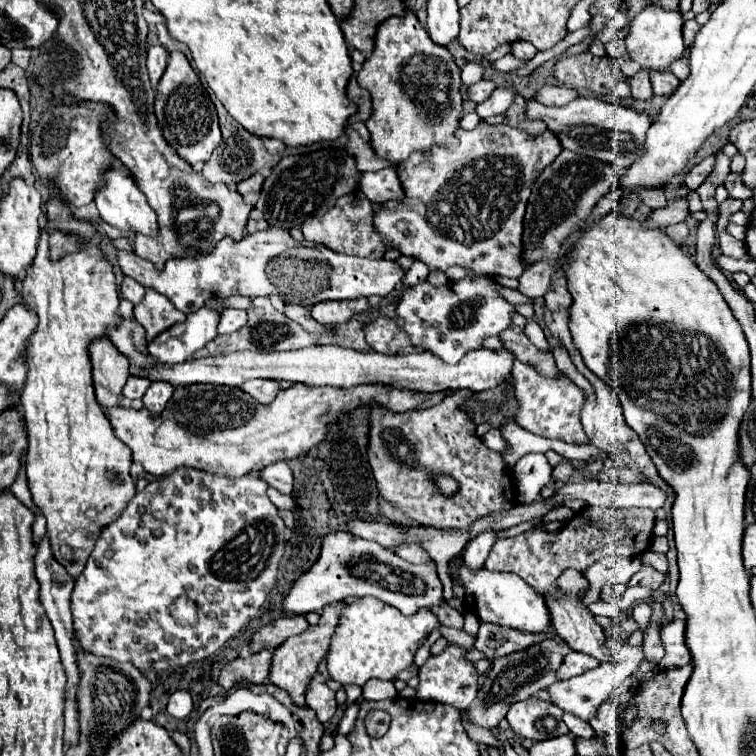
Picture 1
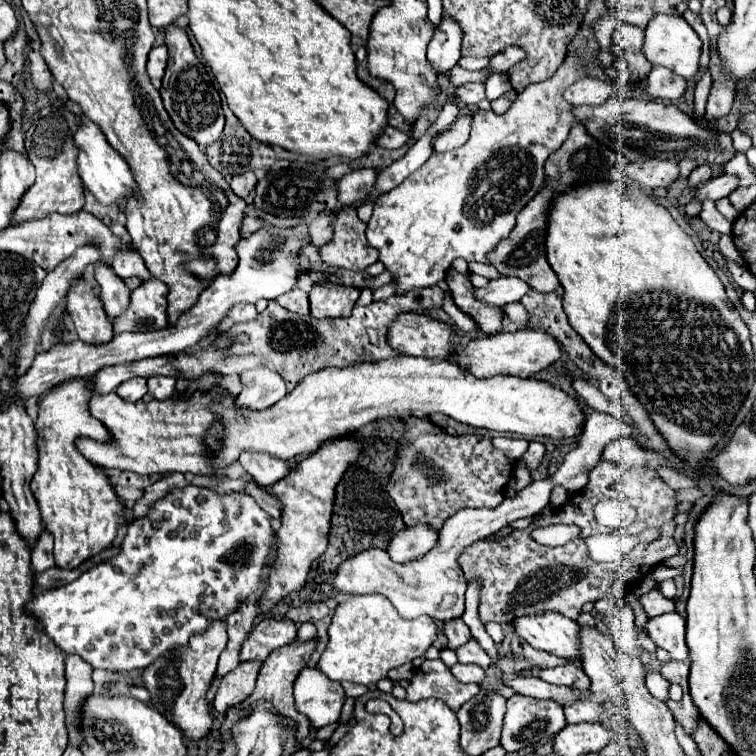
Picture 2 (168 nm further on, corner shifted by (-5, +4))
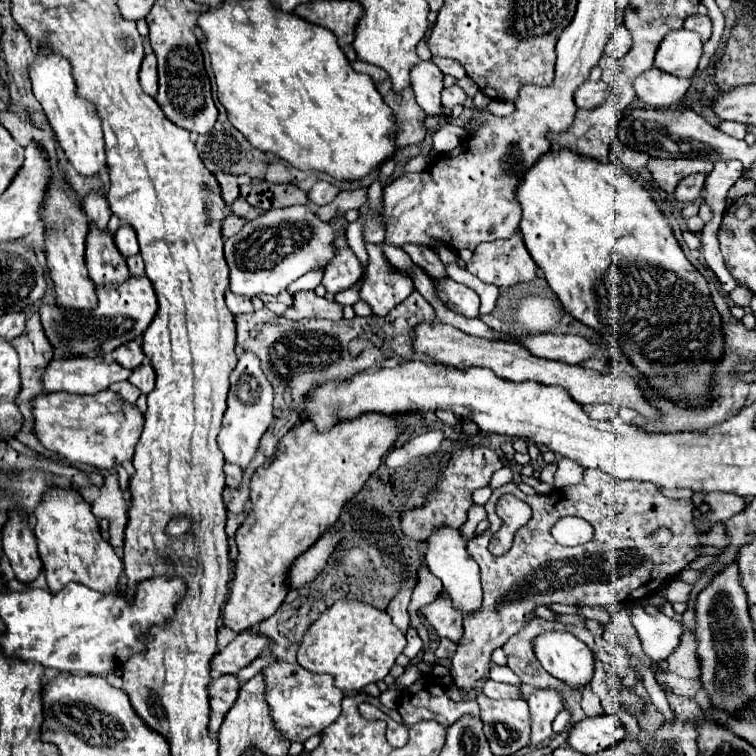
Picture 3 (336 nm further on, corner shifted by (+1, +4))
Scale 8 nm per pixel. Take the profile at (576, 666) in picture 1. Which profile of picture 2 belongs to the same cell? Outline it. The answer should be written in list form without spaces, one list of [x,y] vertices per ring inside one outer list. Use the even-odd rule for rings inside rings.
[[[568,662],[566,666],[542,670],[542,672],[540,672],[540,678],[542,678],[544,682],[558,684],[558,686],[572,686],[572,688],[576,688],[576,690],[586,690],[586,688],[590,688],[588,676],[576,666],[576,662]]]

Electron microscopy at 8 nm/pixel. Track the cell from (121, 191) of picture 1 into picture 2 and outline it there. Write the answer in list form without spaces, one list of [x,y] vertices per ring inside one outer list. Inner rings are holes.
[[[84,114],[80,116],[80,126],[74,132],[74,144],[78,146],[78,174],[84,182],[84,186],[102,202],[102,204],[112,204],[116,202],[122,206],[126,202],[126,196],[136,190],[132,172],[126,164],[126,160],[106,142],[102,130],[98,124],[94,124],[90,118]]]

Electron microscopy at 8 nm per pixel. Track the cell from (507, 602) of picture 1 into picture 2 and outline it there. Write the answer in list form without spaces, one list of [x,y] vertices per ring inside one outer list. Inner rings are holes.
[[[546,612],[516,618],[512,630],[520,634],[532,648],[566,658],[568,662],[580,660],[580,624],[576,620],[556,612]]]

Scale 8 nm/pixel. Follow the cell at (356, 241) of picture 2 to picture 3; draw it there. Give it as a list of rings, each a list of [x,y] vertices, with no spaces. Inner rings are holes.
[[[344,230],[338,232],[334,250],[336,250],[336,254],[328,262],[328,268],[324,270],[322,284],[326,286],[328,292],[338,294],[338,292],[350,288],[352,284],[356,284],[362,278],[362,264],[356,258],[356,254],[350,250]]]

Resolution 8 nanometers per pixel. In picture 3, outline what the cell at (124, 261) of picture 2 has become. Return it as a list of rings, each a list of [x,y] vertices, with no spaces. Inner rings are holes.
[[[126,224],[120,226],[118,232],[114,234],[114,242],[116,242],[116,248],[120,250],[120,254],[124,258],[138,254],[138,240],[136,240],[136,234],[130,226],[126,226]]]

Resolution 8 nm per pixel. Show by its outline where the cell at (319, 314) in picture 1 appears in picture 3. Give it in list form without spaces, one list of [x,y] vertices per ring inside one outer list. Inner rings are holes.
[[[314,290],[308,292],[296,292],[294,294],[294,304],[284,312],[284,318],[290,320],[300,320],[300,318],[326,318],[338,322],[342,318],[342,304],[334,300],[326,300],[318,296]]]

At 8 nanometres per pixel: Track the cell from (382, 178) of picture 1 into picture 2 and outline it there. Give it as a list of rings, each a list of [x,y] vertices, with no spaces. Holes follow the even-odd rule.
[[[362,168],[344,174],[338,180],[338,202],[346,206],[350,202],[364,198],[374,188],[374,182],[376,182],[376,170],[372,168]]]

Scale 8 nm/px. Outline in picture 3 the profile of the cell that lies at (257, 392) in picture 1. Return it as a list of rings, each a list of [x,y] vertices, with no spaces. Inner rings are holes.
[[[250,352],[240,354],[238,364],[230,376],[230,384],[232,384],[232,392],[228,394],[228,410],[222,420],[218,444],[220,444],[220,450],[224,452],[226,462],[238,464],[242,470],[246,470],[258,452],[260,438],[264,436],[264,432],[272,422],[274,392],[272,392],[272,384],[268,382],[266,374],[260,368],[260,360]]]

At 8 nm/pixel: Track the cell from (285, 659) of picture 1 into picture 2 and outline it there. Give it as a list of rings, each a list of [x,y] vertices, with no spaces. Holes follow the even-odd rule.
[[[312,640],[312,642],[302,642],[302,644],[300,644],[300,642],[292,642],[292,644],[288,644],[288,646],[282,646],[282,648],[274,650],[274,652],[268,656],[268,660],[262,664],[262,668],[260,668],[260,672],[258,672],[256,688],[254,688],[252,696],[248,696],[246,702],[240,704],[240,710],[246,712],[252,704],[256,704],[256,702],[260,702],[260,700],[268,700],[268,702],[272,702],[272,706],[274,706],[274,710],[276,710],[278,716],[294,720],[296,738],[298,738],[298,742],[304,742],[304,740],[308,738],[308,734],[310,734],[310,730],[308,730],[308,718],[302,716],[302,714],[298,714],[296,708],[294,708],[292,684],[294,684],[298,672],[306,666],[310,654],[314,652],[314,646],[316,646],[316,640]]]

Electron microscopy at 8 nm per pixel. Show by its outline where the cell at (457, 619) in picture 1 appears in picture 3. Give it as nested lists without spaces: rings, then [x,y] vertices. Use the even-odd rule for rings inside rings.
[[[442,638],[440,644],[438,644],[438,650],[436,650],[436,656],[442,660],[442,658],[452,658],[454,652],[456,652],[456,642],[452,644],[448,638]]]

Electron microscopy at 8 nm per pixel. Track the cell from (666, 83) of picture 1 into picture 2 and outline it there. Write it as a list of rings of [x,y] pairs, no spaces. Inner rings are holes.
[[[654,66],[650,76],[648,76],[648,84],[646,84],[646,92],[650,98],[654,100],[678,100],[684,96],[686,92],[686,80],[674,72],[670,72],[668,68],[660,68]]]

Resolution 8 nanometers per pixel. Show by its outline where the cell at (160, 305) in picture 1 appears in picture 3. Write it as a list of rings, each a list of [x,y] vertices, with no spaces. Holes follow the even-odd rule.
[[[146,276],[130,278],[120,288],[98,288],[98,308],[92,312],[62,310],[56,304],[40,308],[42,326],[48,340],[54,346],[56,358],[64,356],[64,352],[76,352],[76,356],[92,358],[90,348],[94,348],[96,344],[104,344],[104,352],[100,352],[100,356],[108,356],[114,348],[144,334],[148,324],[154,320],[156,312],[158,312],[158,298],[154,286]]]

